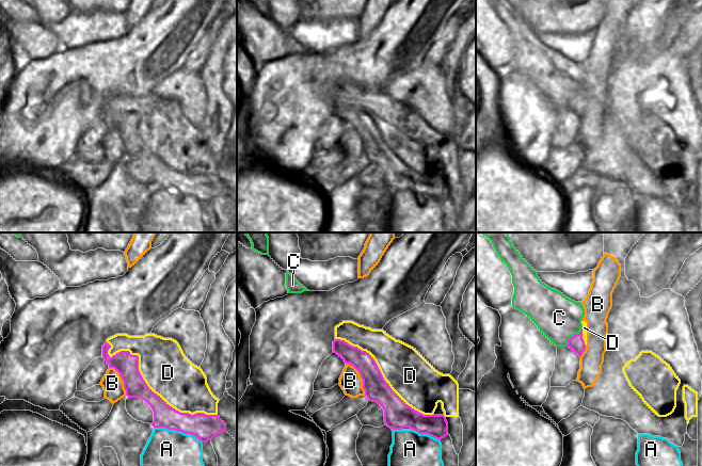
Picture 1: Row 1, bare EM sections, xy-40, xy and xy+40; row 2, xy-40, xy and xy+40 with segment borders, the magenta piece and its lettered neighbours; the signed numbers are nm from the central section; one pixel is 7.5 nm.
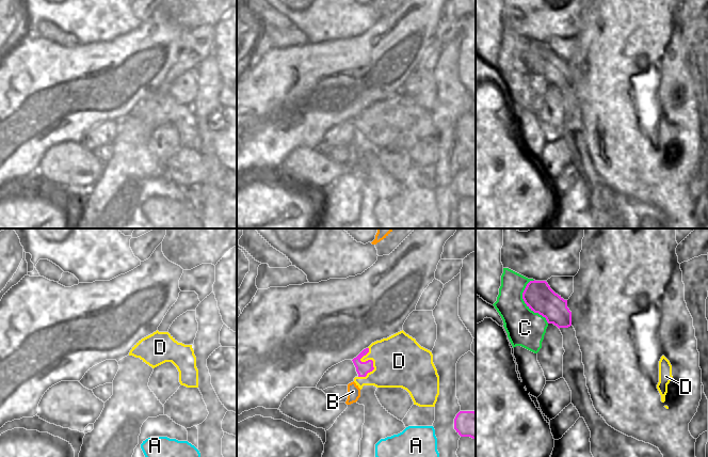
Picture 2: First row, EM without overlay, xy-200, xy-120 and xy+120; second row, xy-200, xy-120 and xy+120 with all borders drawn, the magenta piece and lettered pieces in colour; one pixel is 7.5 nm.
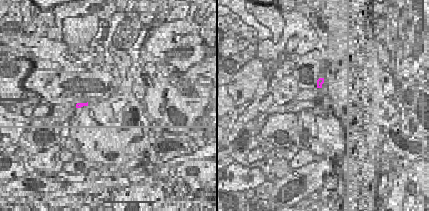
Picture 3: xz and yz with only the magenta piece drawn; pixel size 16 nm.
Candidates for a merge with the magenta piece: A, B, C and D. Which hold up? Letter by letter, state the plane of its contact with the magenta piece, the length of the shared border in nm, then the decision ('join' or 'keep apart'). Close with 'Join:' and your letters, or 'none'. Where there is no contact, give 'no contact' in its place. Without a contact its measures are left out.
A: contact in xy-40; length 380 nm; keep apart
B: contact in xy; length 280 nm; keep apart
C: contact in xy+40; length 180 nm; keep apart
D: contact in xy-40; length 1000 nm; keep apart
Join: none

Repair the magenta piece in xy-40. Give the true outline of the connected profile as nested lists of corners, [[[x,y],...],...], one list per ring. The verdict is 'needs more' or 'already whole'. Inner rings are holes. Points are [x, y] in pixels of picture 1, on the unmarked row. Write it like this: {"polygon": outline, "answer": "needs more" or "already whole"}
{"polygon": [[[106,103],[102,107],[102,119],[114,129],[124,143],[124,149],[128,159],[144,161],[154,173],[154,189],[165,189],[185,195],[195,197],[202,204],[211,202],[221,193],[226,193],[226,186],[218,176],[196,174],[180,174],[170,167],[160,157],[155,155],[143,141],[139,132],[139,117],[131,116],[129,112],[121,112],[109,117],[111,107]]], "answer": "already whole"}

